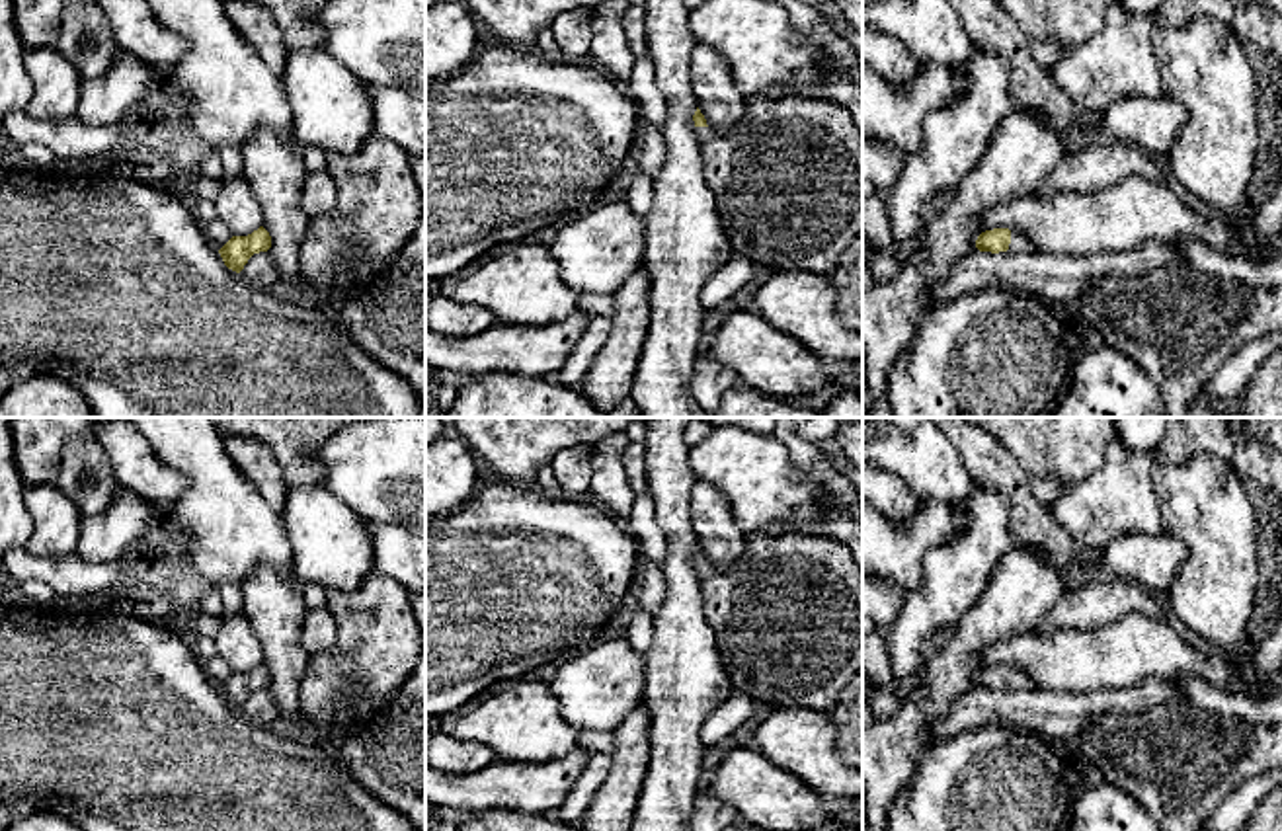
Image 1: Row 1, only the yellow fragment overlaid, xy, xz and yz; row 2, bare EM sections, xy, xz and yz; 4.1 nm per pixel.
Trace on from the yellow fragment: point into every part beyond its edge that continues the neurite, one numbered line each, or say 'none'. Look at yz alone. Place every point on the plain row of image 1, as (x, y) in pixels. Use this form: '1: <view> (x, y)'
1: yz (1019, 679)

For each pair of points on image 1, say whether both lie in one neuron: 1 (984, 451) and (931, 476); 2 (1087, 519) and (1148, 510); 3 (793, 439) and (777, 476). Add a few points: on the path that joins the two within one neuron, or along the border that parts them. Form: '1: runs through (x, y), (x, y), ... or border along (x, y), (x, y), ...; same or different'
1: border along (947, 437), (974, 480); different
2: runs through (1103, 510), (1132, 510); same
3: border along (775, 437), (816, 484); different

